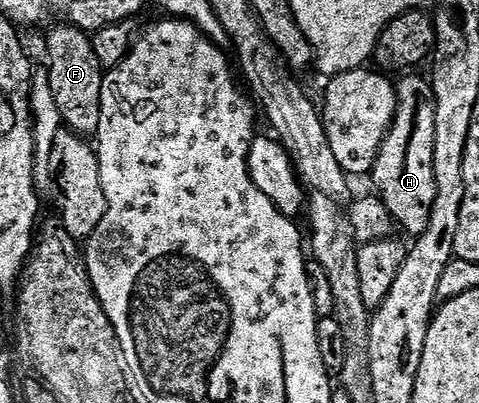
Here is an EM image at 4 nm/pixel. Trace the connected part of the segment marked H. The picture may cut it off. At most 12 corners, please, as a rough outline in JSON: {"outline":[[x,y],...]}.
{"outline":[[395,82],[375,196],[415,239],[436,198],[431,84]]}

